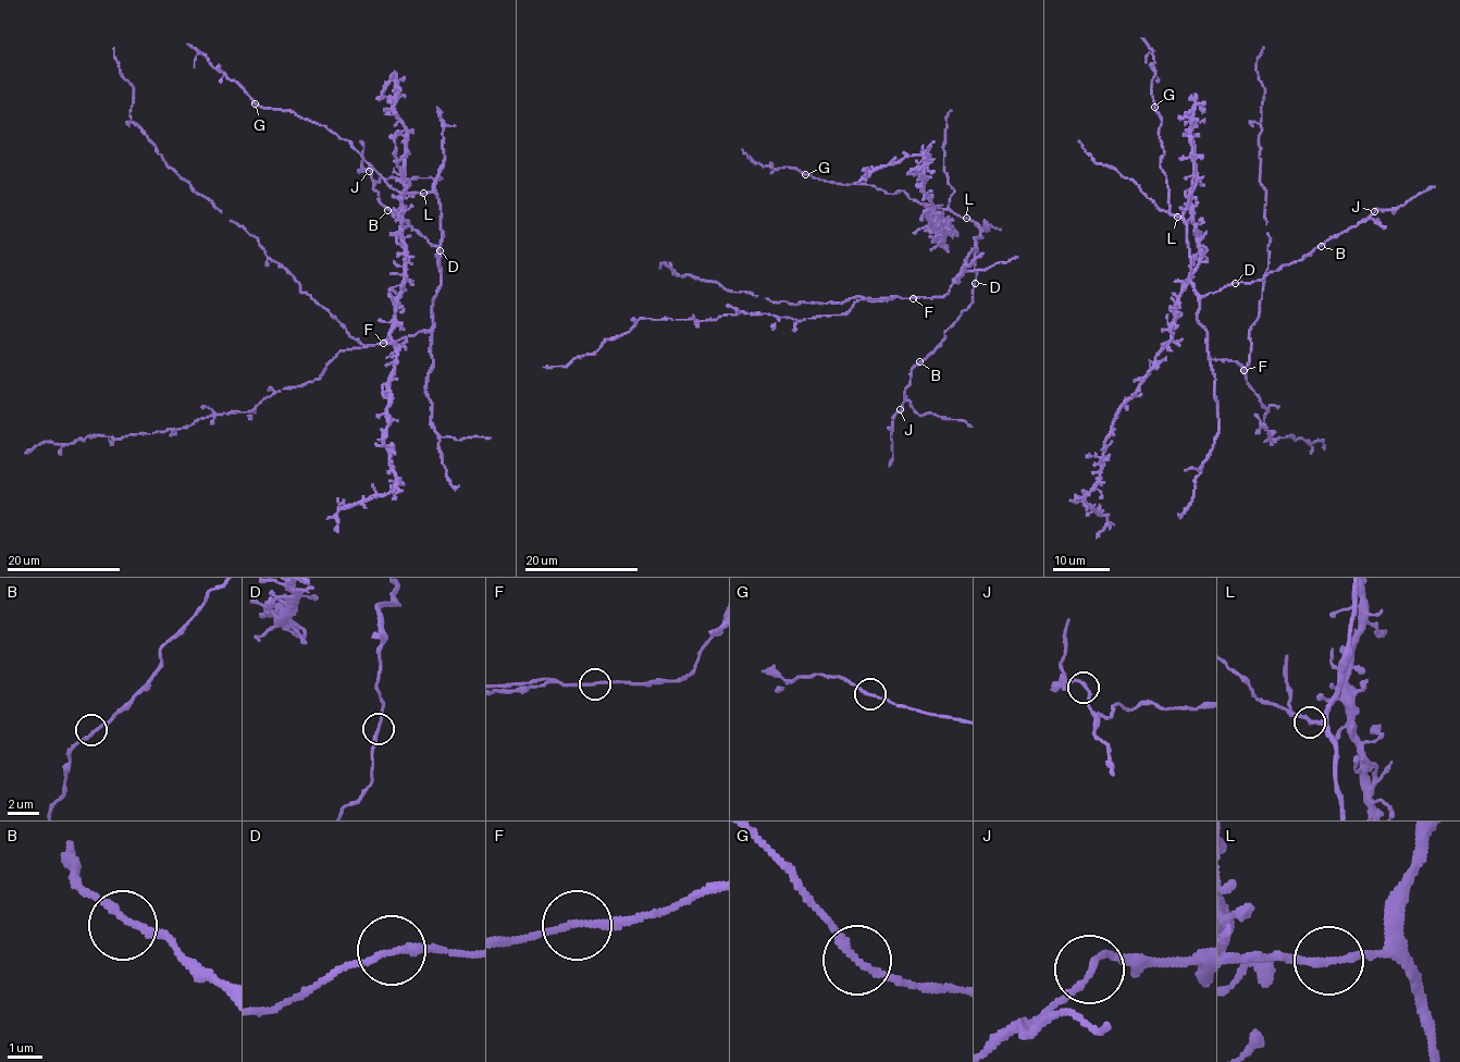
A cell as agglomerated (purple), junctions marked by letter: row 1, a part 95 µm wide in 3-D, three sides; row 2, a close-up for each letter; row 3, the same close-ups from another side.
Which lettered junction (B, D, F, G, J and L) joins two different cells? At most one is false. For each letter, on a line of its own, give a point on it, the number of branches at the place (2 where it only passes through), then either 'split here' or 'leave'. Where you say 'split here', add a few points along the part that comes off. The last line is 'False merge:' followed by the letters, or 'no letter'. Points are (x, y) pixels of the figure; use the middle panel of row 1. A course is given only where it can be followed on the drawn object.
B: at (919, 361); 2 branches meet; leave
D: at (975, 283); 2 branches meet; leave
F: at (913, 298); 2 branches meet; leave
G: at (805, 174); 2 branches meet; leave
J: at (900, 409); 2 branches meet; leave
L: at (966, 218); 2 branches meet; leave
False merge: no letter

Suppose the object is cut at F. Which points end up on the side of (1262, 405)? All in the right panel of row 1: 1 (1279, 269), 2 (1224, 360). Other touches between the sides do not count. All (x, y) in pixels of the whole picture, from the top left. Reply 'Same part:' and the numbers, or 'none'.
Same part: none

